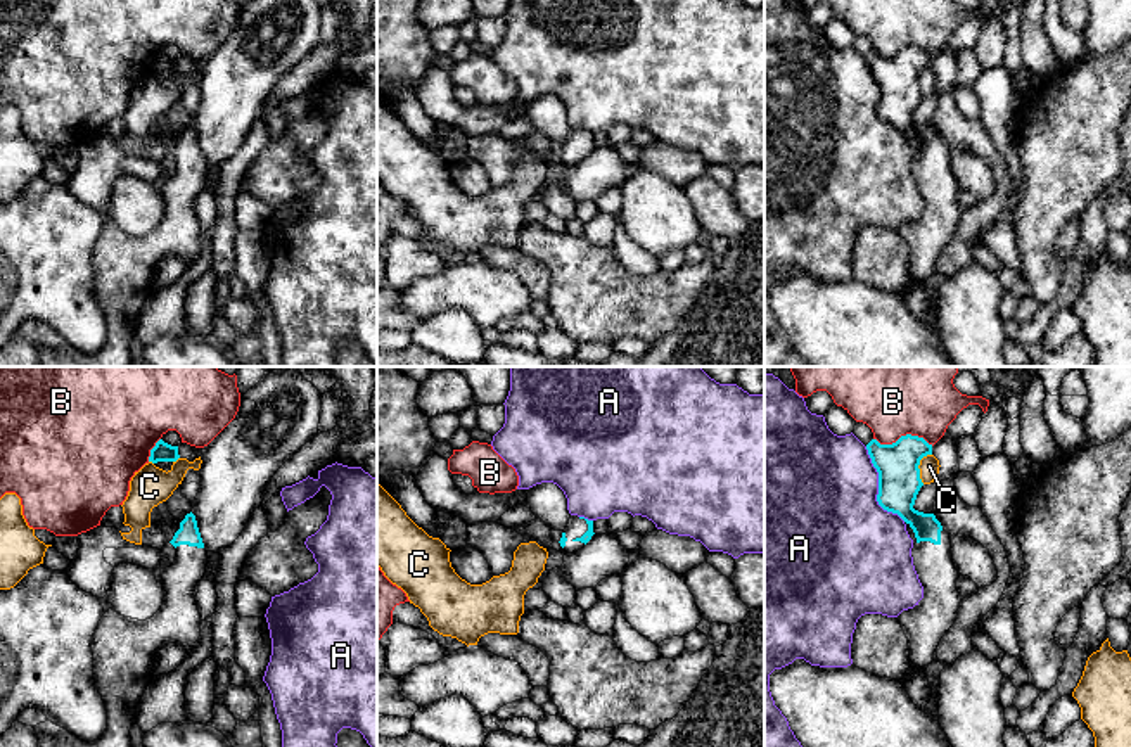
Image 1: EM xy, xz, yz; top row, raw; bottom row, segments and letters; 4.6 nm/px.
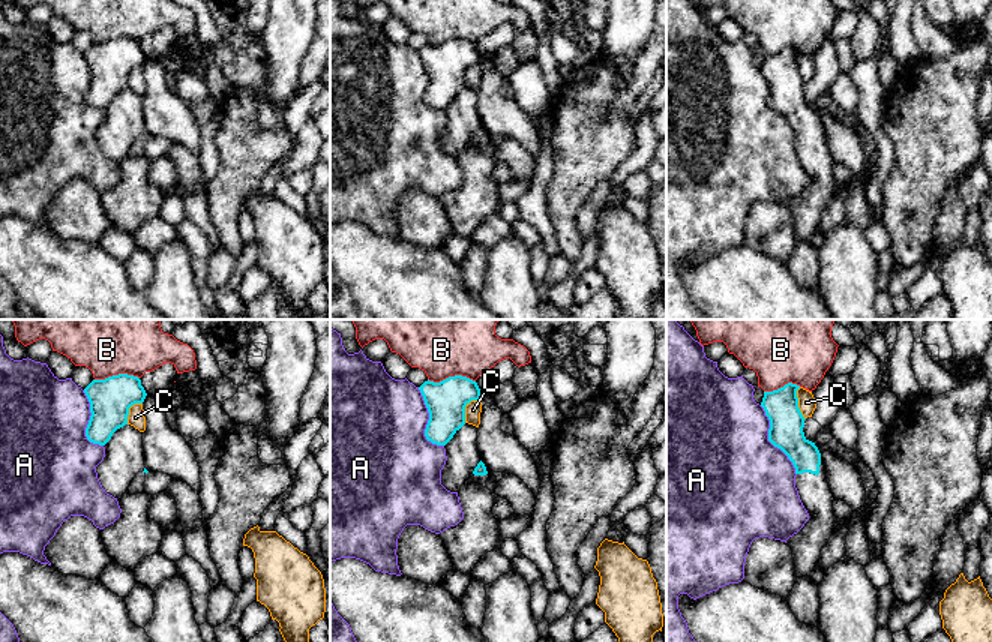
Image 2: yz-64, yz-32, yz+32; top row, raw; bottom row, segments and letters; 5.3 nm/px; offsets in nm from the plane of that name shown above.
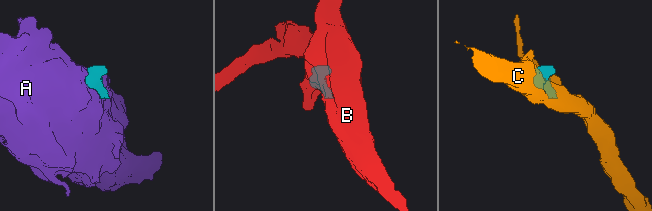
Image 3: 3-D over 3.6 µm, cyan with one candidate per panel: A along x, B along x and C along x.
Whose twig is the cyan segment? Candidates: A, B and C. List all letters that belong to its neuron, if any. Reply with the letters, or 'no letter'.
no letter

